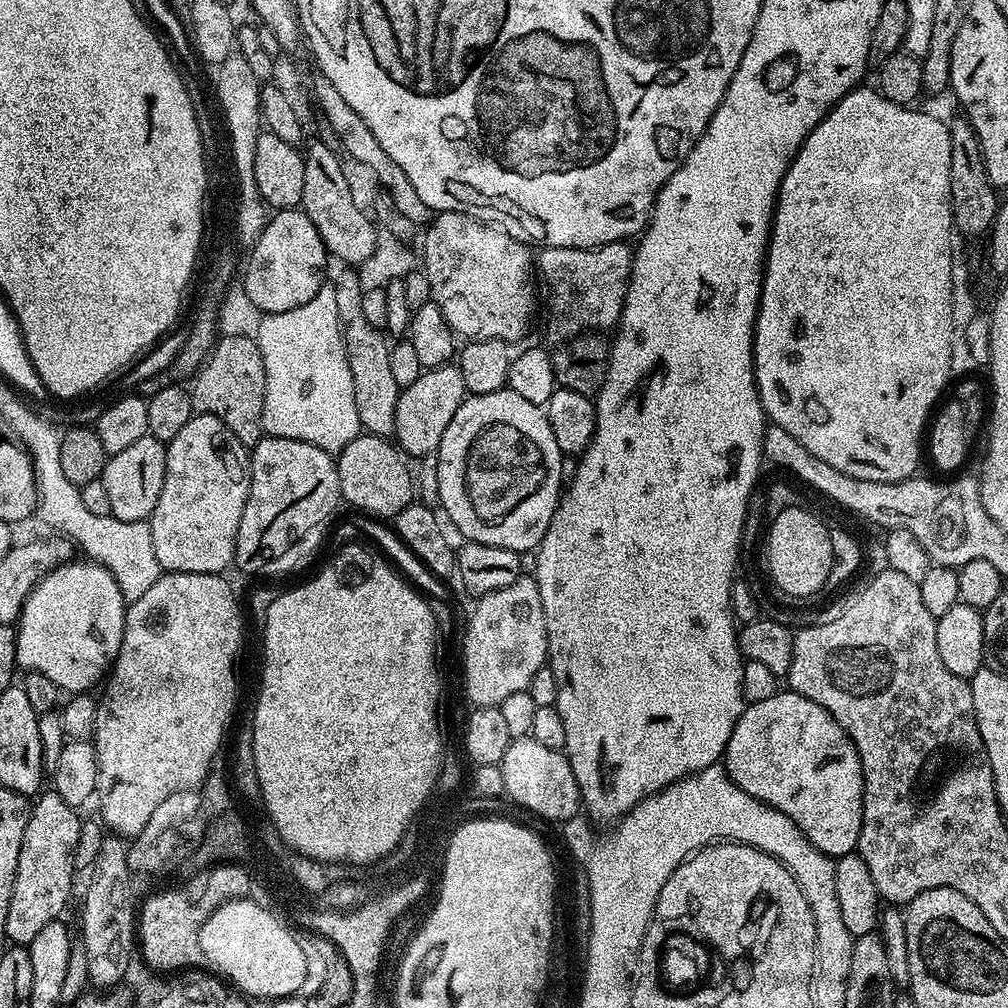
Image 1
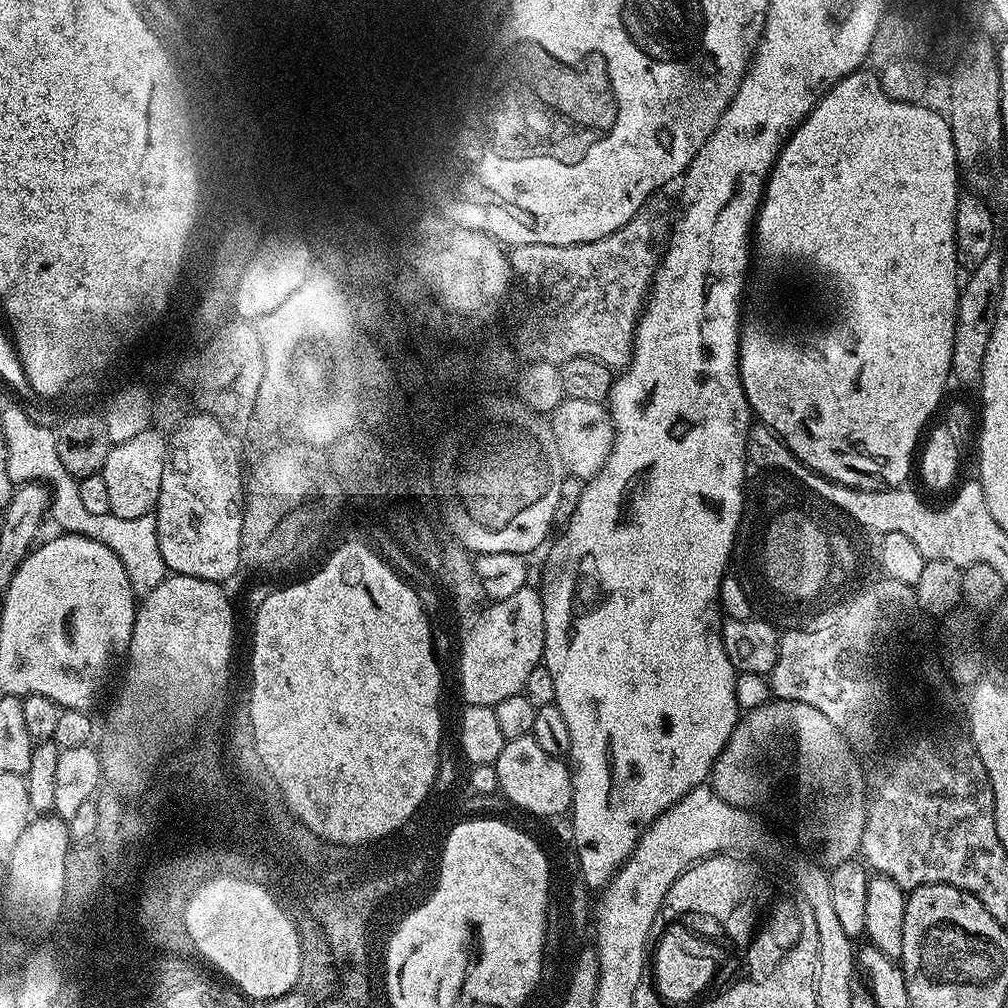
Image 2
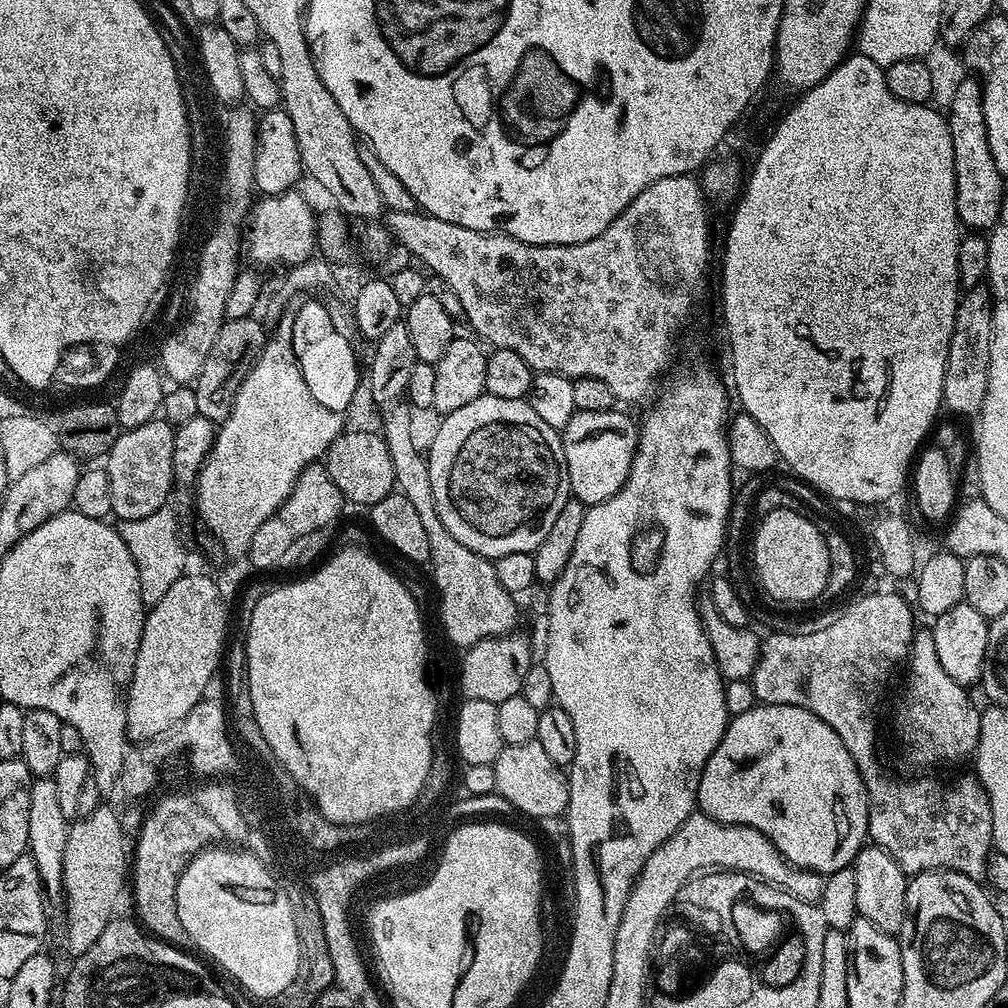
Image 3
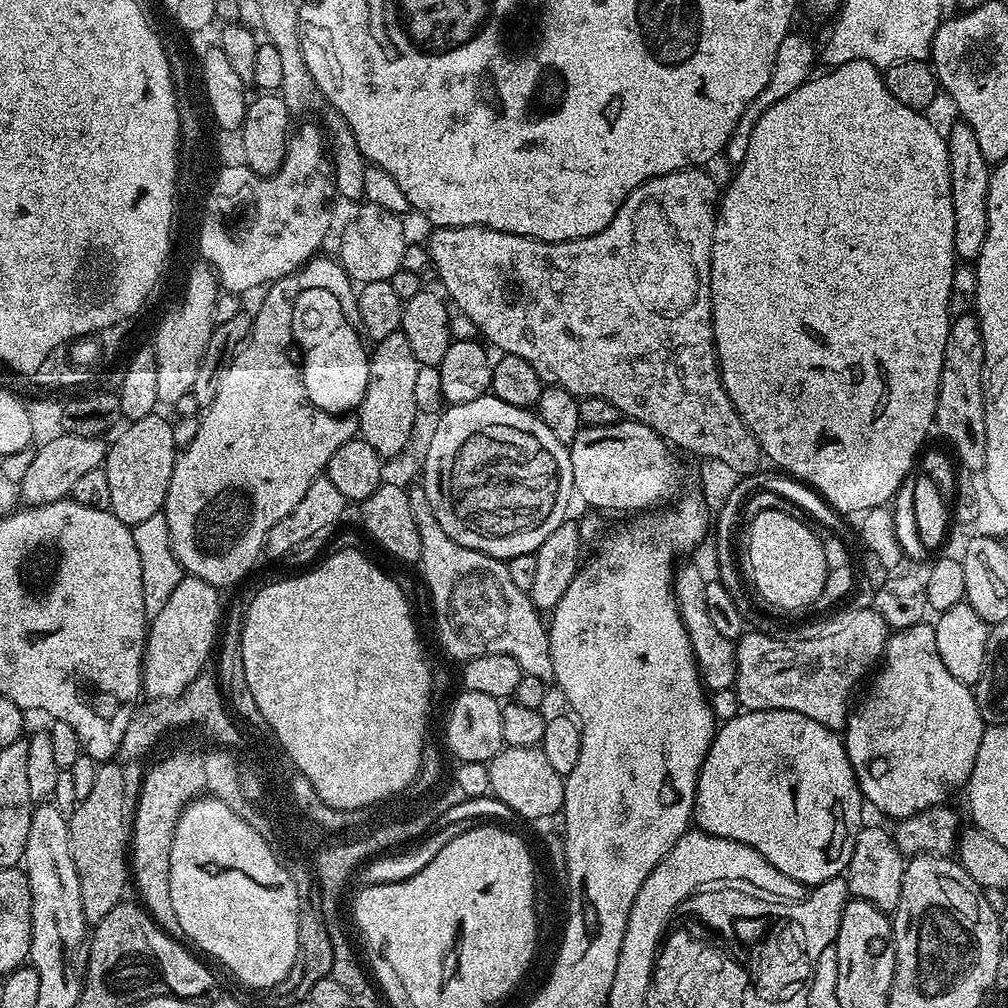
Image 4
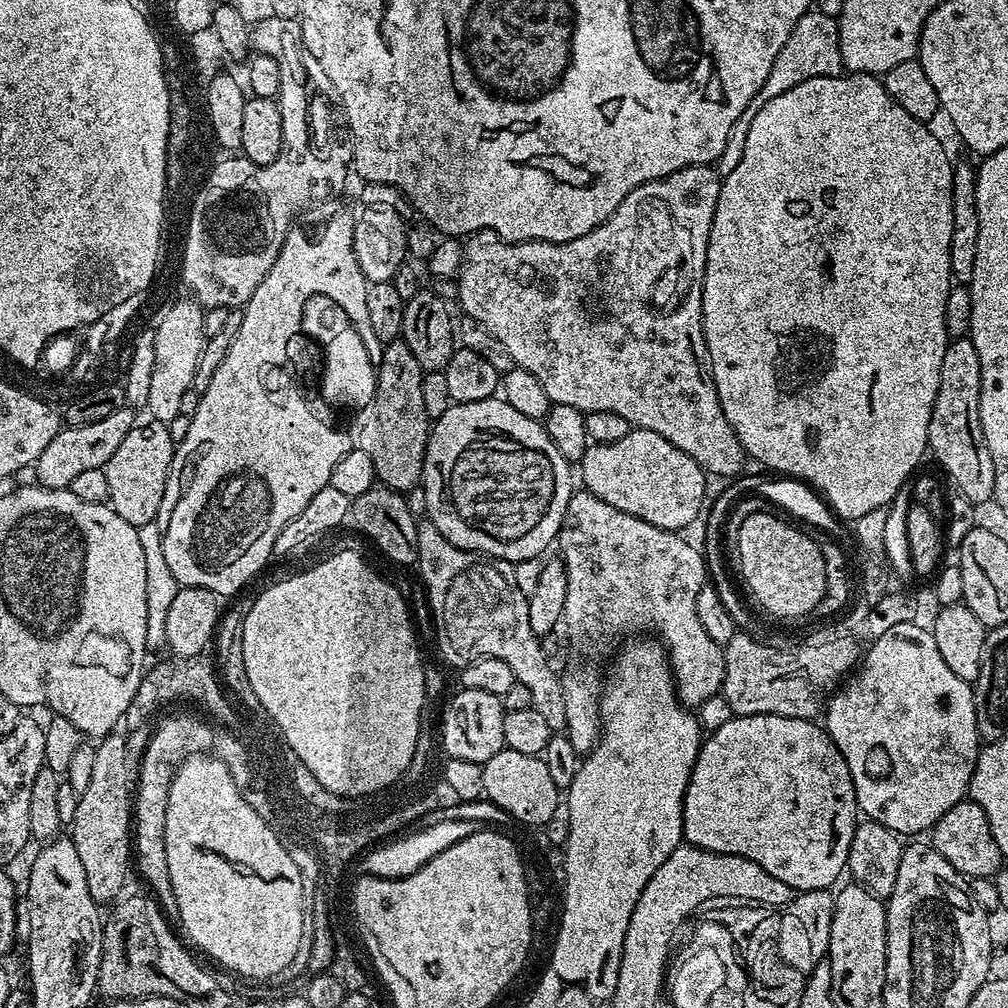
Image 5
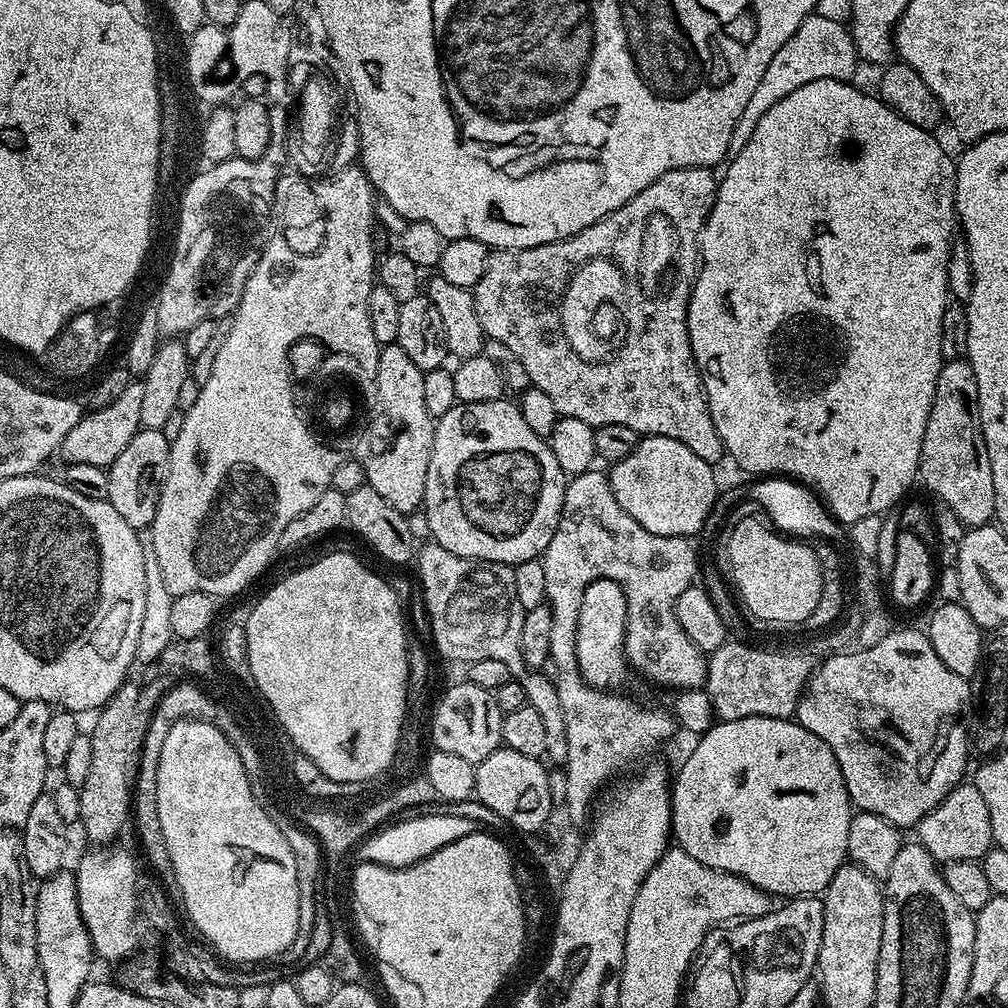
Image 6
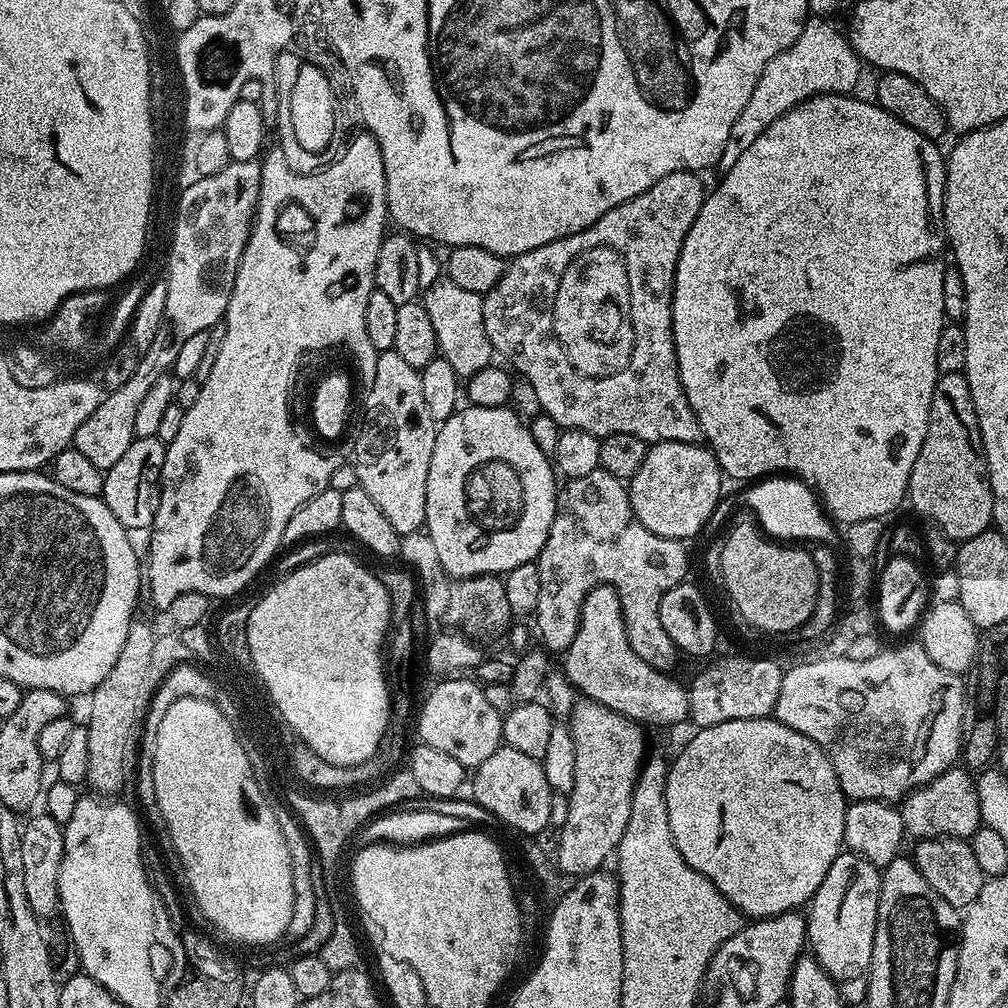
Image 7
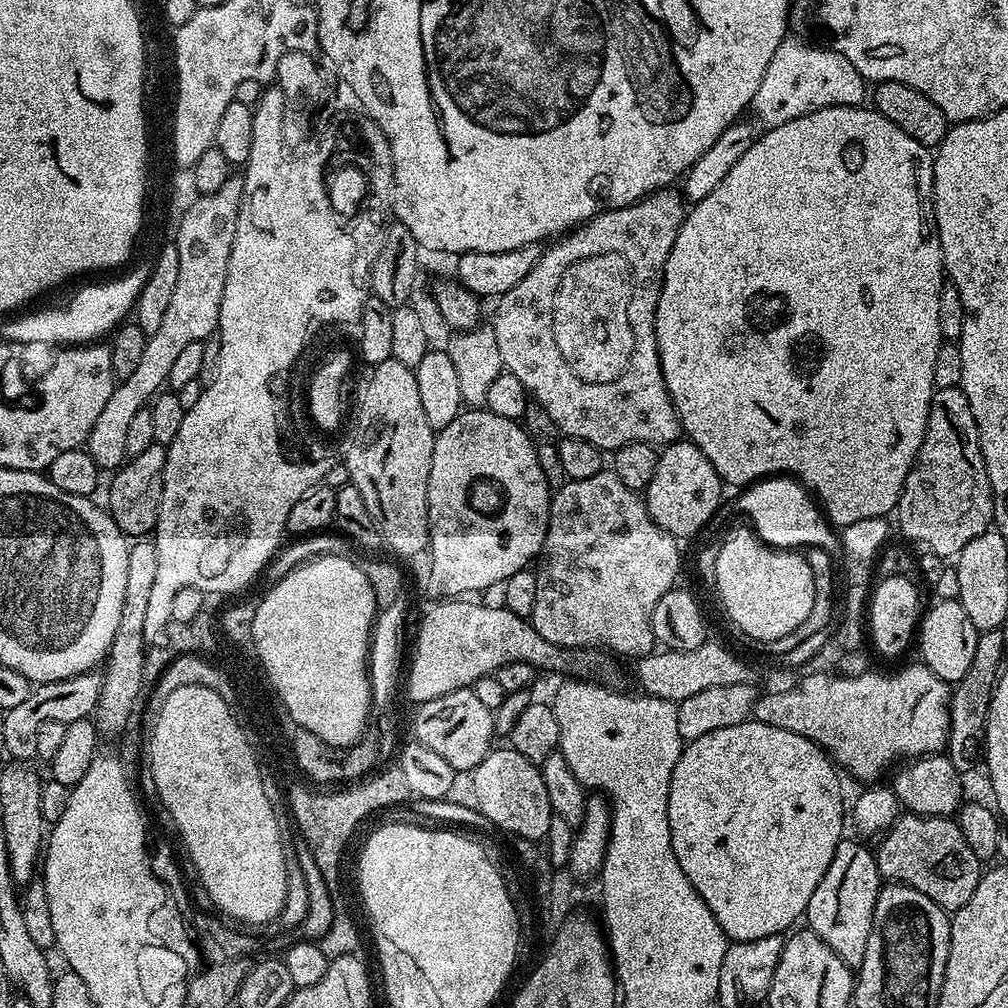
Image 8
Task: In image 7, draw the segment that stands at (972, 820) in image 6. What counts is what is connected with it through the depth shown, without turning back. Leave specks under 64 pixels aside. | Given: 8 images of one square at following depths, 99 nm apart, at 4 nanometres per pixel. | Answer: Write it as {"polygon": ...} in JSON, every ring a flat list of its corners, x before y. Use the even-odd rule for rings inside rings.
{"polygon":[[964,766,950,767,929,784,908,793,899,801,898,809,905,833,916,836,917,841,934,840,938,836,970,838,982,826,976,782,973,773]]}

